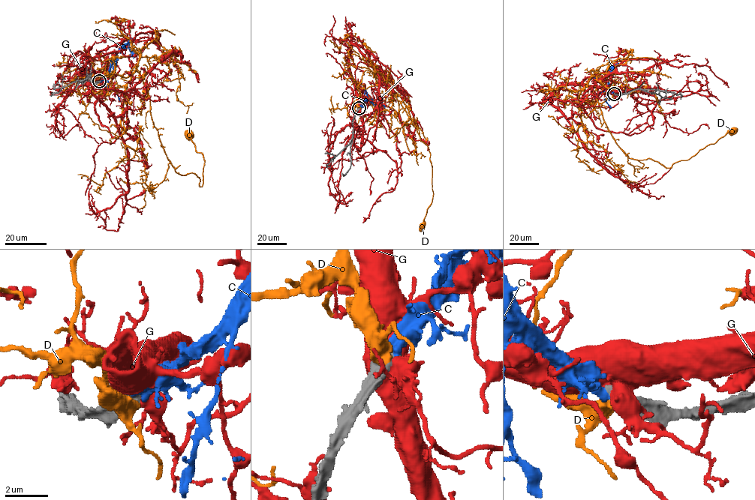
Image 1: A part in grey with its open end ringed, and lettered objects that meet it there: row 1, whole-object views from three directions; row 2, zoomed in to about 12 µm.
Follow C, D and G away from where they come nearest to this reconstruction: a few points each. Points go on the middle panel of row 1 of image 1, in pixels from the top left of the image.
C: (359, 108), (367, 100), (372, 100), (379, 106), (382, 105), (380, 102)
D: (359, 109), (356, 100), (359, 96), (380, 106), (385, 104), (386, 82), (427, 146), (433, 193), (422, 226)
G: (359, 108), (349, 68), (352, 44), (368, 59), (379, 76), (379, 101), (357, 128), (352, 148), (353, 165)

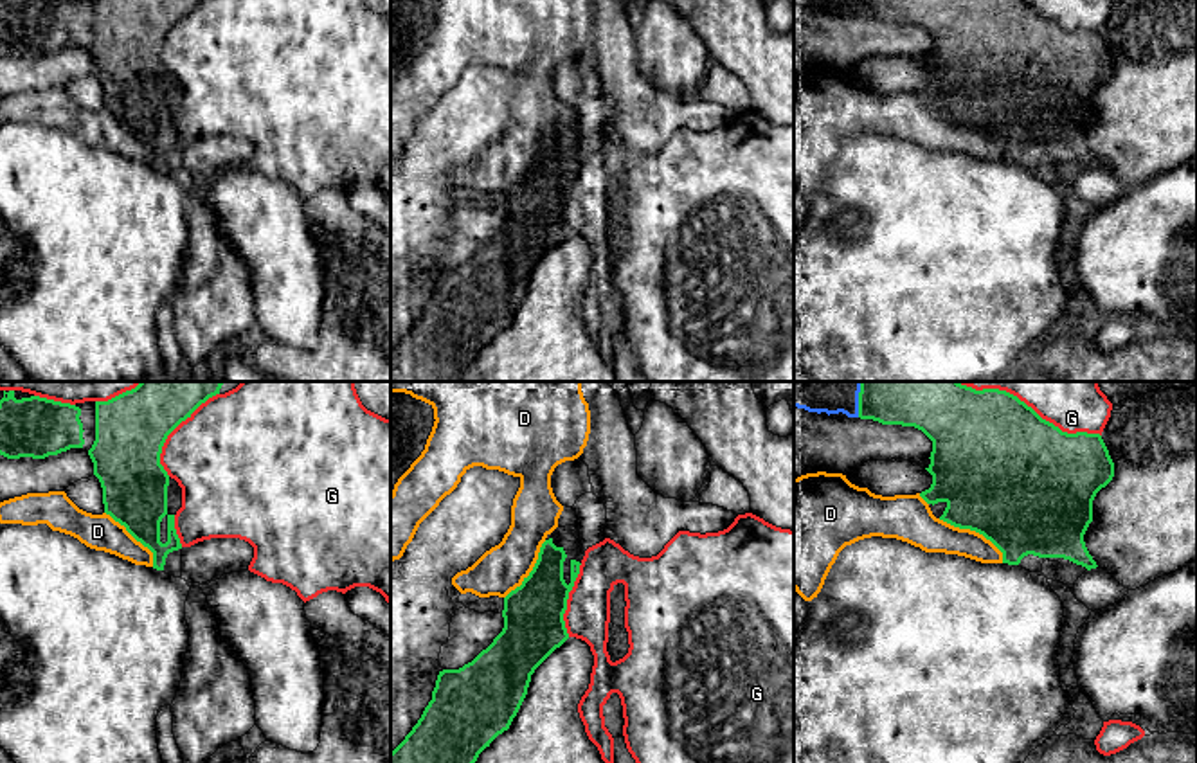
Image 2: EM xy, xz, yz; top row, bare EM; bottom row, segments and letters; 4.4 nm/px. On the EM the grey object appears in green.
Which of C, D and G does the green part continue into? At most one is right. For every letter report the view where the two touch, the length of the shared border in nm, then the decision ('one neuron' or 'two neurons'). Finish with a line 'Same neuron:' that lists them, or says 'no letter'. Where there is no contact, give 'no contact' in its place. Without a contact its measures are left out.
C: contact in yz; length 160 nm; one neuron
D: contact in yz; length 360 nm; two neurons
G: contact in xy; length 440 nm; two neurons
Same neuron: C

